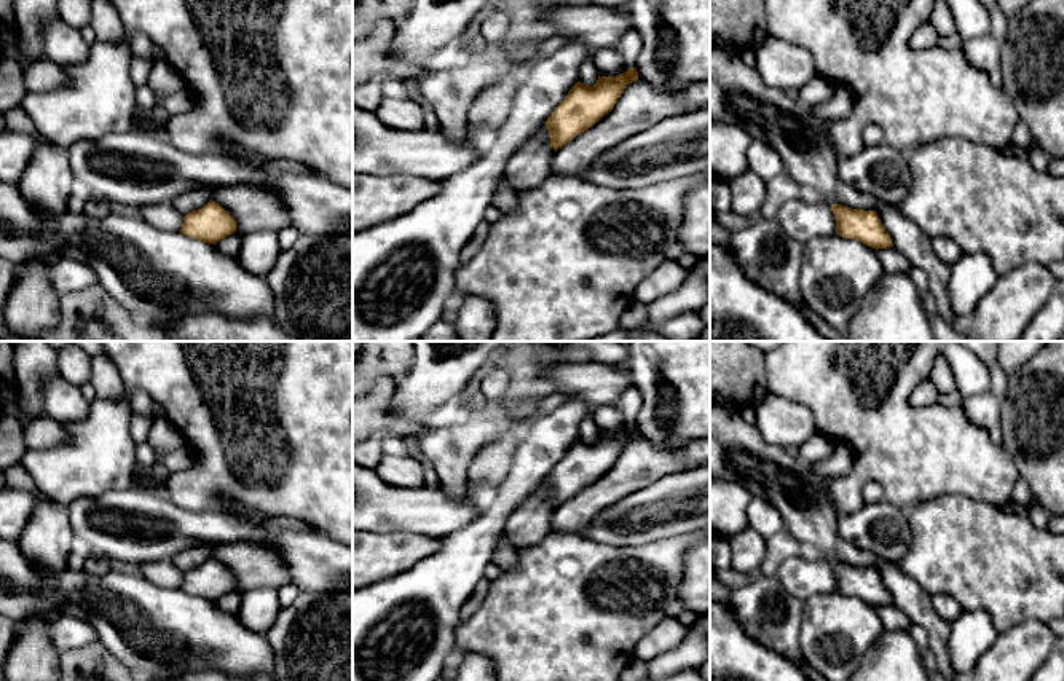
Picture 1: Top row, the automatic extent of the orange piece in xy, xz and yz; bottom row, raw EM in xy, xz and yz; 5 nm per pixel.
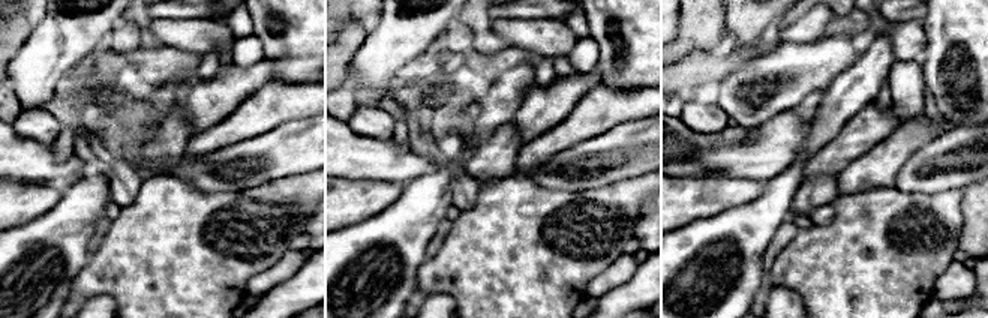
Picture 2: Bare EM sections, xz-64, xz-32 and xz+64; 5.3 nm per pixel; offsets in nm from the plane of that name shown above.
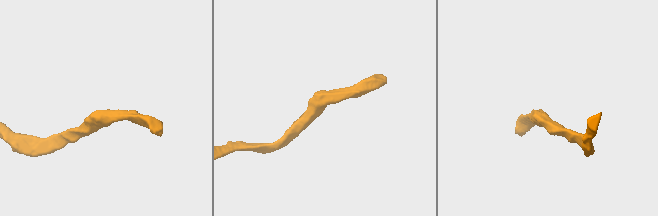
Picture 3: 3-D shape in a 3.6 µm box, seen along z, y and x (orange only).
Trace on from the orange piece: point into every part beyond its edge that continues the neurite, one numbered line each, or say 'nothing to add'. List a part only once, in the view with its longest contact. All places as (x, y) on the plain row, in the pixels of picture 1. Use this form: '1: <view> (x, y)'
1: xz (640, 463)

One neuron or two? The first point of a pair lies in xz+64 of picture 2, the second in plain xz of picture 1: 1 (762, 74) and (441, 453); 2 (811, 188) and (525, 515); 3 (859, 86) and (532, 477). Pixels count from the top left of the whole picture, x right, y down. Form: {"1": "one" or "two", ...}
{"1": "one", "2": "one", "3": "one"}

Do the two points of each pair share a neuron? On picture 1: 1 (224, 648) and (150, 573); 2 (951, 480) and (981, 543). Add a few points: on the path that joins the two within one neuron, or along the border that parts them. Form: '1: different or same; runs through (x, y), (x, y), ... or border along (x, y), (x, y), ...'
1: different; border along (139, 574), (157, 586), (177, 589)
2: different; border along (922, 501), (941, 495), (967, 495), (996, 504)

